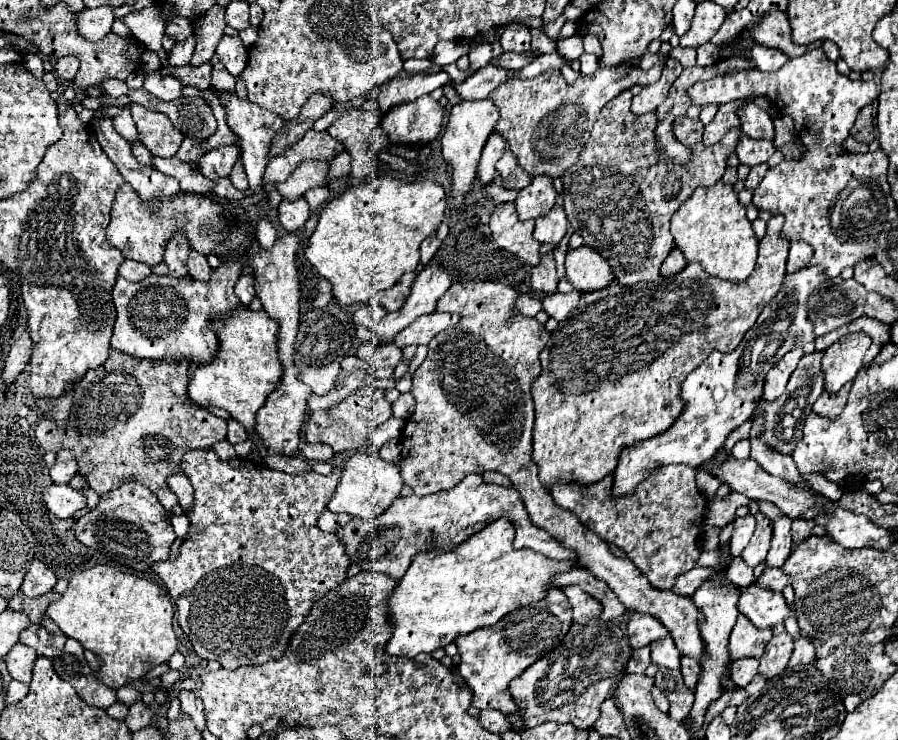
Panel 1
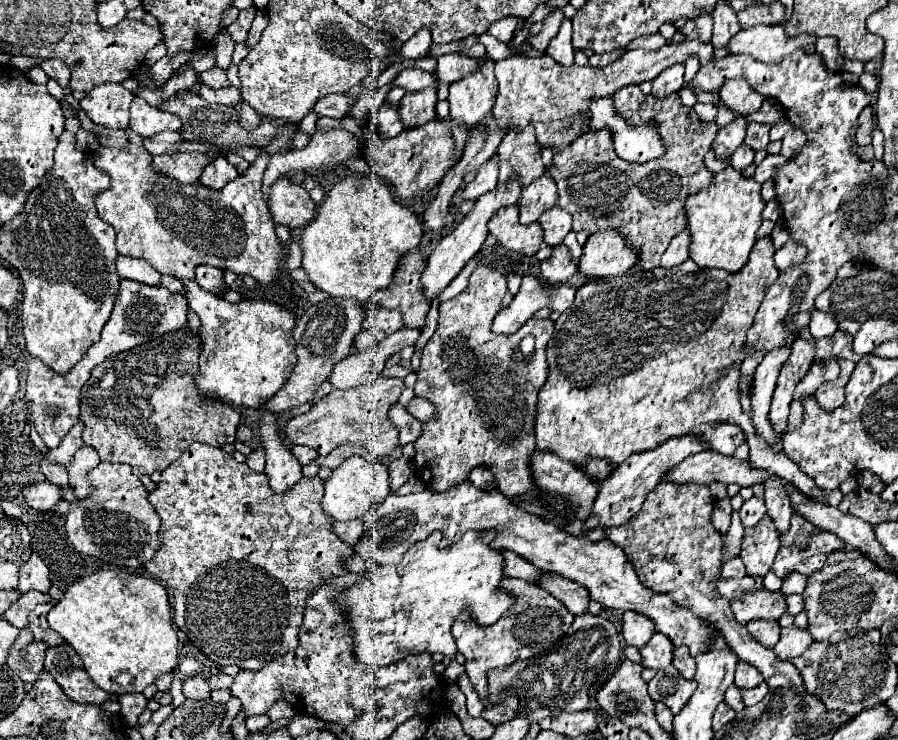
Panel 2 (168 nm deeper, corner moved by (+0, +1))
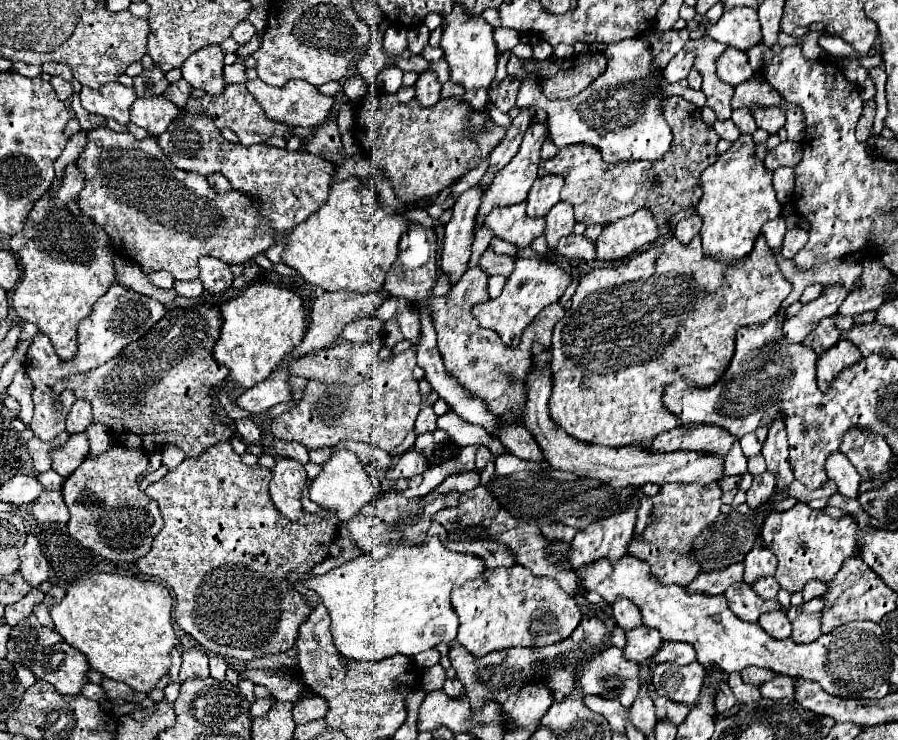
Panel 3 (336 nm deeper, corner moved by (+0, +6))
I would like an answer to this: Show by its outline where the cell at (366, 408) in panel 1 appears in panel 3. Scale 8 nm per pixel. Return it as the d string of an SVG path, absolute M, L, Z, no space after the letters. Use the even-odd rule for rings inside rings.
M408 349L388 361L378 361L374 365L374 373L354 387L310 381L304 389L304 399L296 403L294 409L272 419L272 435L282 441L298 441L308 449L324 449L342 439L354 439L390 453L404 441L420 411L418 381L412 375L414 367L416 353L414 349Z

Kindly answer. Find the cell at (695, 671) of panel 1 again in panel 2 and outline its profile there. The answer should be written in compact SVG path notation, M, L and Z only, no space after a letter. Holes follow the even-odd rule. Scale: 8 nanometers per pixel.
M676 648L674 650L674 660L672 660L672 666L684 676L684 678L694 678L694 672L696 672L696 662L694 658L690 656L688 648Z

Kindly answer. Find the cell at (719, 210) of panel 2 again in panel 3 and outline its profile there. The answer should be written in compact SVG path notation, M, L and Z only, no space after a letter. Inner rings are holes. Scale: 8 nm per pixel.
M740 135L732 147L722 153L714 165L706 167L700 175L702 197L696 205L702 217L702 247L706 257L722 263L744 259L760 233L760 227L780 215L780 203L772 189L772 171L766 171L762 161L754 157L754 141L750 135Z

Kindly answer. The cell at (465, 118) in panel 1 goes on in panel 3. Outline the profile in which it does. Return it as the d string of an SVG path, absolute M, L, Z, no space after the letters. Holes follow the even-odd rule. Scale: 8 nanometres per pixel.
M454 7L452 15L444 21L444 37L440 47L446 53L446 61L450 65L450 81L464 87L464 91L472 89L488 89L494 81L496 73L496 55L498 49L494 47L494 29L484 19L468 19L468 15Z

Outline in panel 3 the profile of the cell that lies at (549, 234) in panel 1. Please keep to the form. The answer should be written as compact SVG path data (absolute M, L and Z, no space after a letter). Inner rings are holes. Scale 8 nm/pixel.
M556 203L548 215L544 217L546 219L546 239L548 239L548 247L554 249L558 245L558 239L560 237L566 237L572 233L572 227L574 227L574 209L570 207L570 203Z

